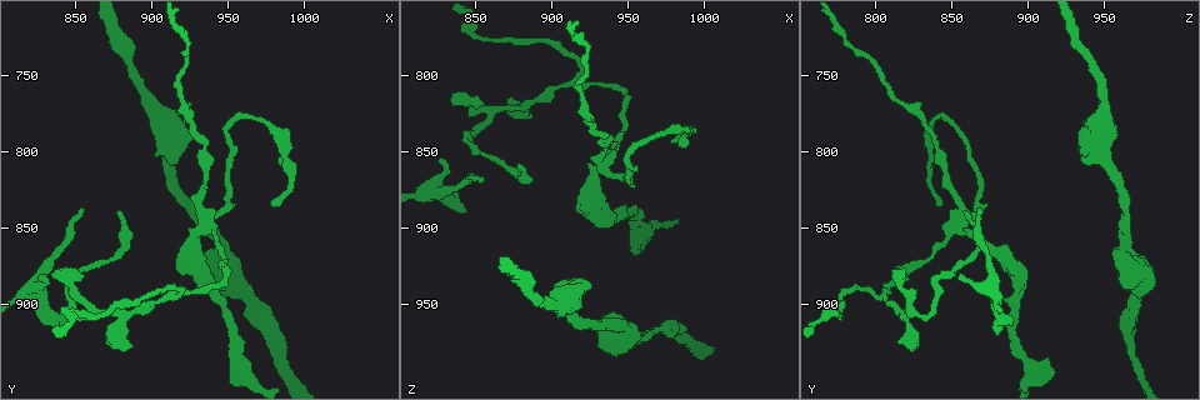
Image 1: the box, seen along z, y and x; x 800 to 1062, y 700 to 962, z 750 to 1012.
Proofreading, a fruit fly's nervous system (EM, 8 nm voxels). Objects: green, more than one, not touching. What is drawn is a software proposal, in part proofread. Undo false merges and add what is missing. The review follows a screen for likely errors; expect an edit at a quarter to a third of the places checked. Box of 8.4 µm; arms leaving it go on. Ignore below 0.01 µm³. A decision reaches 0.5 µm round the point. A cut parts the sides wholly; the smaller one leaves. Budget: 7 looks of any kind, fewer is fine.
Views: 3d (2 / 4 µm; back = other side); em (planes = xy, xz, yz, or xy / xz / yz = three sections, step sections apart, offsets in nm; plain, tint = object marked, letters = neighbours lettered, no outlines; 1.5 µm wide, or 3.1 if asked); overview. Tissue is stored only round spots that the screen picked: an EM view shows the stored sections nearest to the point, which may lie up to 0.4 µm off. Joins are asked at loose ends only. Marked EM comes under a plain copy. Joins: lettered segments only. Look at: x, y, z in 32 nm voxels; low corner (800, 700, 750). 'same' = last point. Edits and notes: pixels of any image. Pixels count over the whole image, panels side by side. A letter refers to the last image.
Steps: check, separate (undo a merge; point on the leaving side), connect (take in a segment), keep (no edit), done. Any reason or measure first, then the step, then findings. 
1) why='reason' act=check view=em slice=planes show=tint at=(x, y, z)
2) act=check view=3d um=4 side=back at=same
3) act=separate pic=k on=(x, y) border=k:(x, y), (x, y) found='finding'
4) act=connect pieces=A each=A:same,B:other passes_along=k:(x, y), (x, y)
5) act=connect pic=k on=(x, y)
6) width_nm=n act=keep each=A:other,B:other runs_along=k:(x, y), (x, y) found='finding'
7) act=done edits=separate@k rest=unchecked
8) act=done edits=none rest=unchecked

why='free end' act=check view=3d um=2 at=(954, 946, 918)

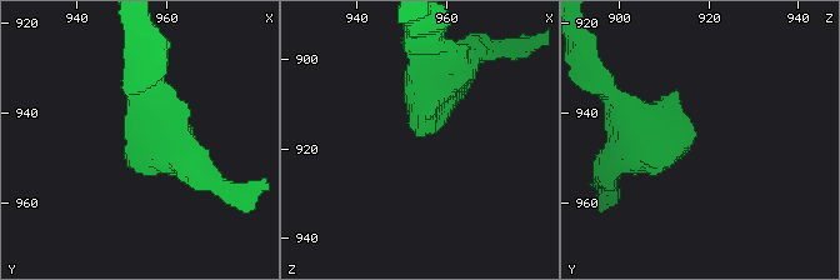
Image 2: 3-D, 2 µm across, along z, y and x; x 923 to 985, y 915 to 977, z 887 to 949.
arm_widths_nm=220,260 why='need the tissue' act=check view=em slice=xz step=8 show=tint at=(954, 945, 918)

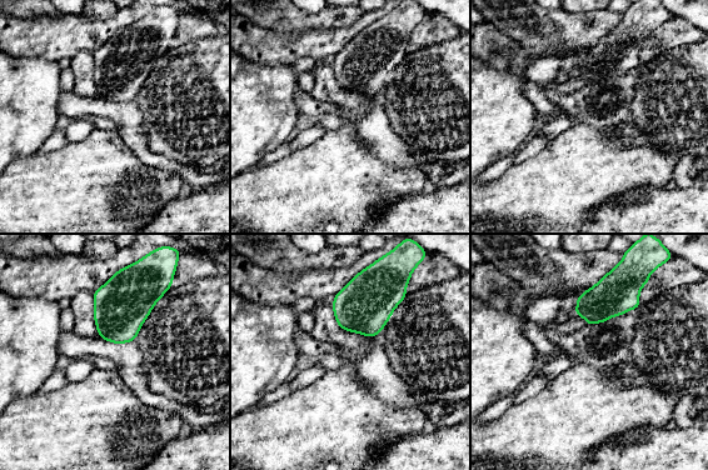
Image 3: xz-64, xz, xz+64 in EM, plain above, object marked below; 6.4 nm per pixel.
act=check view=em slice=planes show=letters at=same

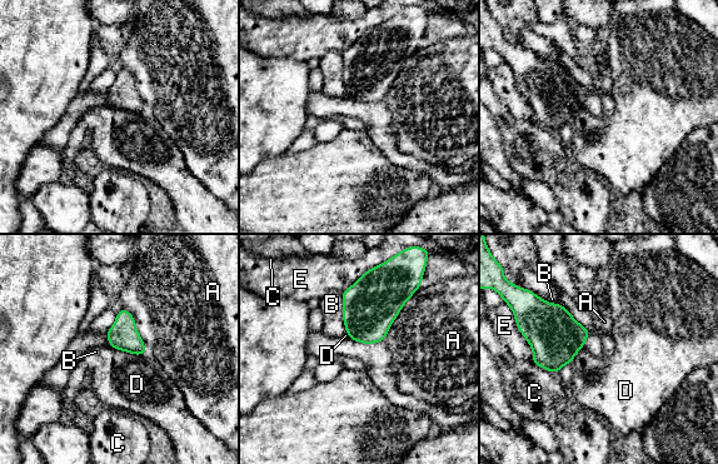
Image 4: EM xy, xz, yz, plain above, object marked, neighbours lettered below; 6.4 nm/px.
act=keep each=A:other,B:other,C:other,D:other,E:other border=4:(417, 290), (407, 300), (383, 340) found='none of them fits'

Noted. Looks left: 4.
why='abrupt turn' act=check view=3d um=4 at=(950, 834, 868)

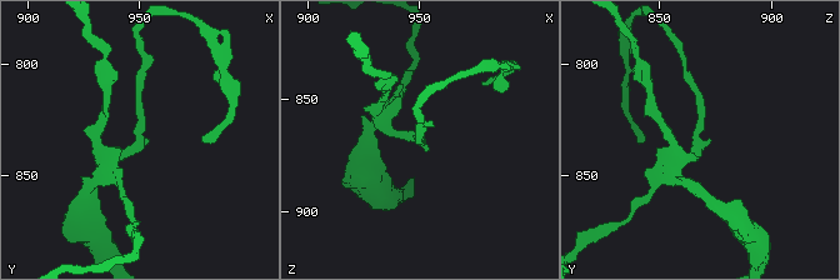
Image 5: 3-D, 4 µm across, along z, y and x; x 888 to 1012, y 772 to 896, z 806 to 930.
why='shape alone is not enough' act=check view=em slice=xz step=4 show=tint at=(952, 834, 868)

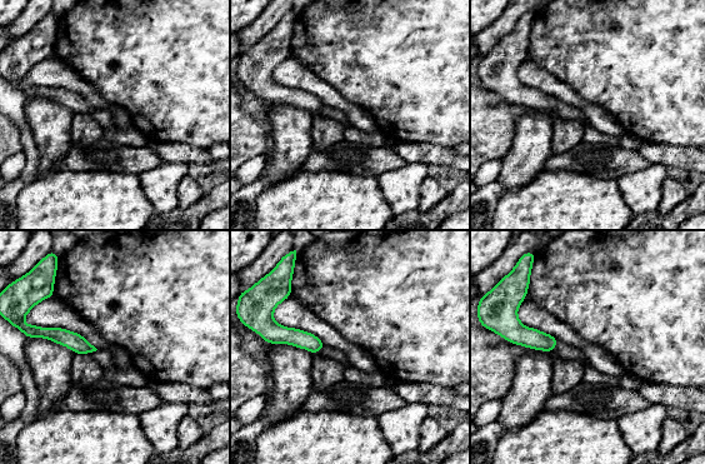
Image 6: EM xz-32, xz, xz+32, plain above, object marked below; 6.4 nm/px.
act=check view=em slice=yz step=8 show=letters at=same

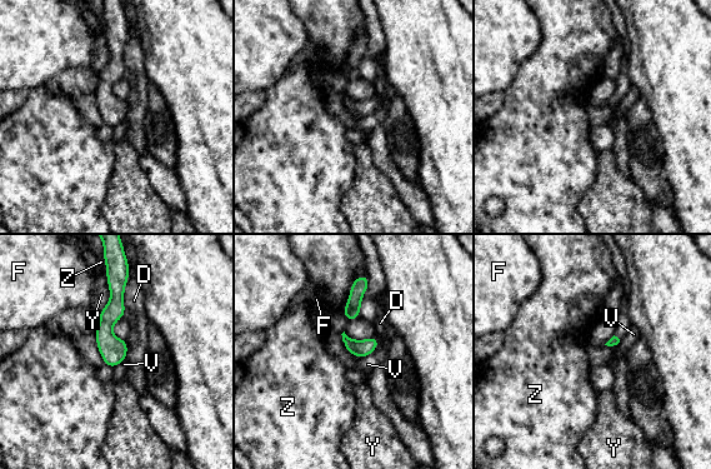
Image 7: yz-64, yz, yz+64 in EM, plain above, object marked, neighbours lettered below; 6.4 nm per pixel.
longest_contact=Z:280nm act=keep each=D:other,F:other,V:other,Y:other,Z:other border=7:(129, 265), (124, 308) found='all the same cell'

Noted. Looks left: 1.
why='sharp bend' act=check view=em slice=xy step=4 show=letters at=(852, 906, 774)

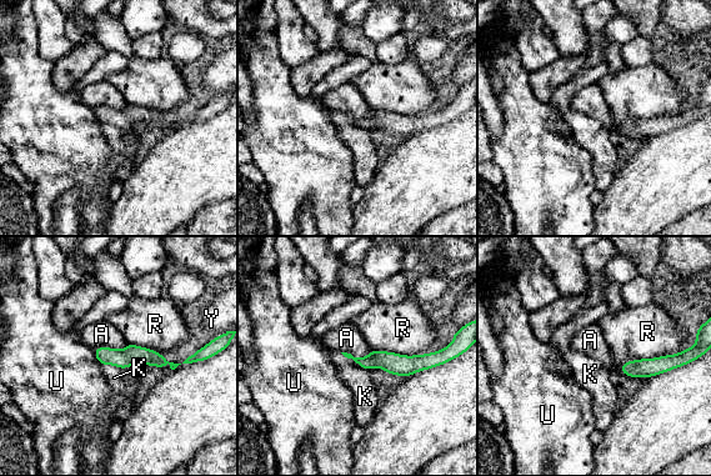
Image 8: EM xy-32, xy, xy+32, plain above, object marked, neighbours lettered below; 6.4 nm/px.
act=keep each=A:other,K:other,R:other,U:other,Y:other border=8:(128, 344), (123, 349), (94, 349) found='all the same cell'

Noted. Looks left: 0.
act=done edits=none rest=unchecked

